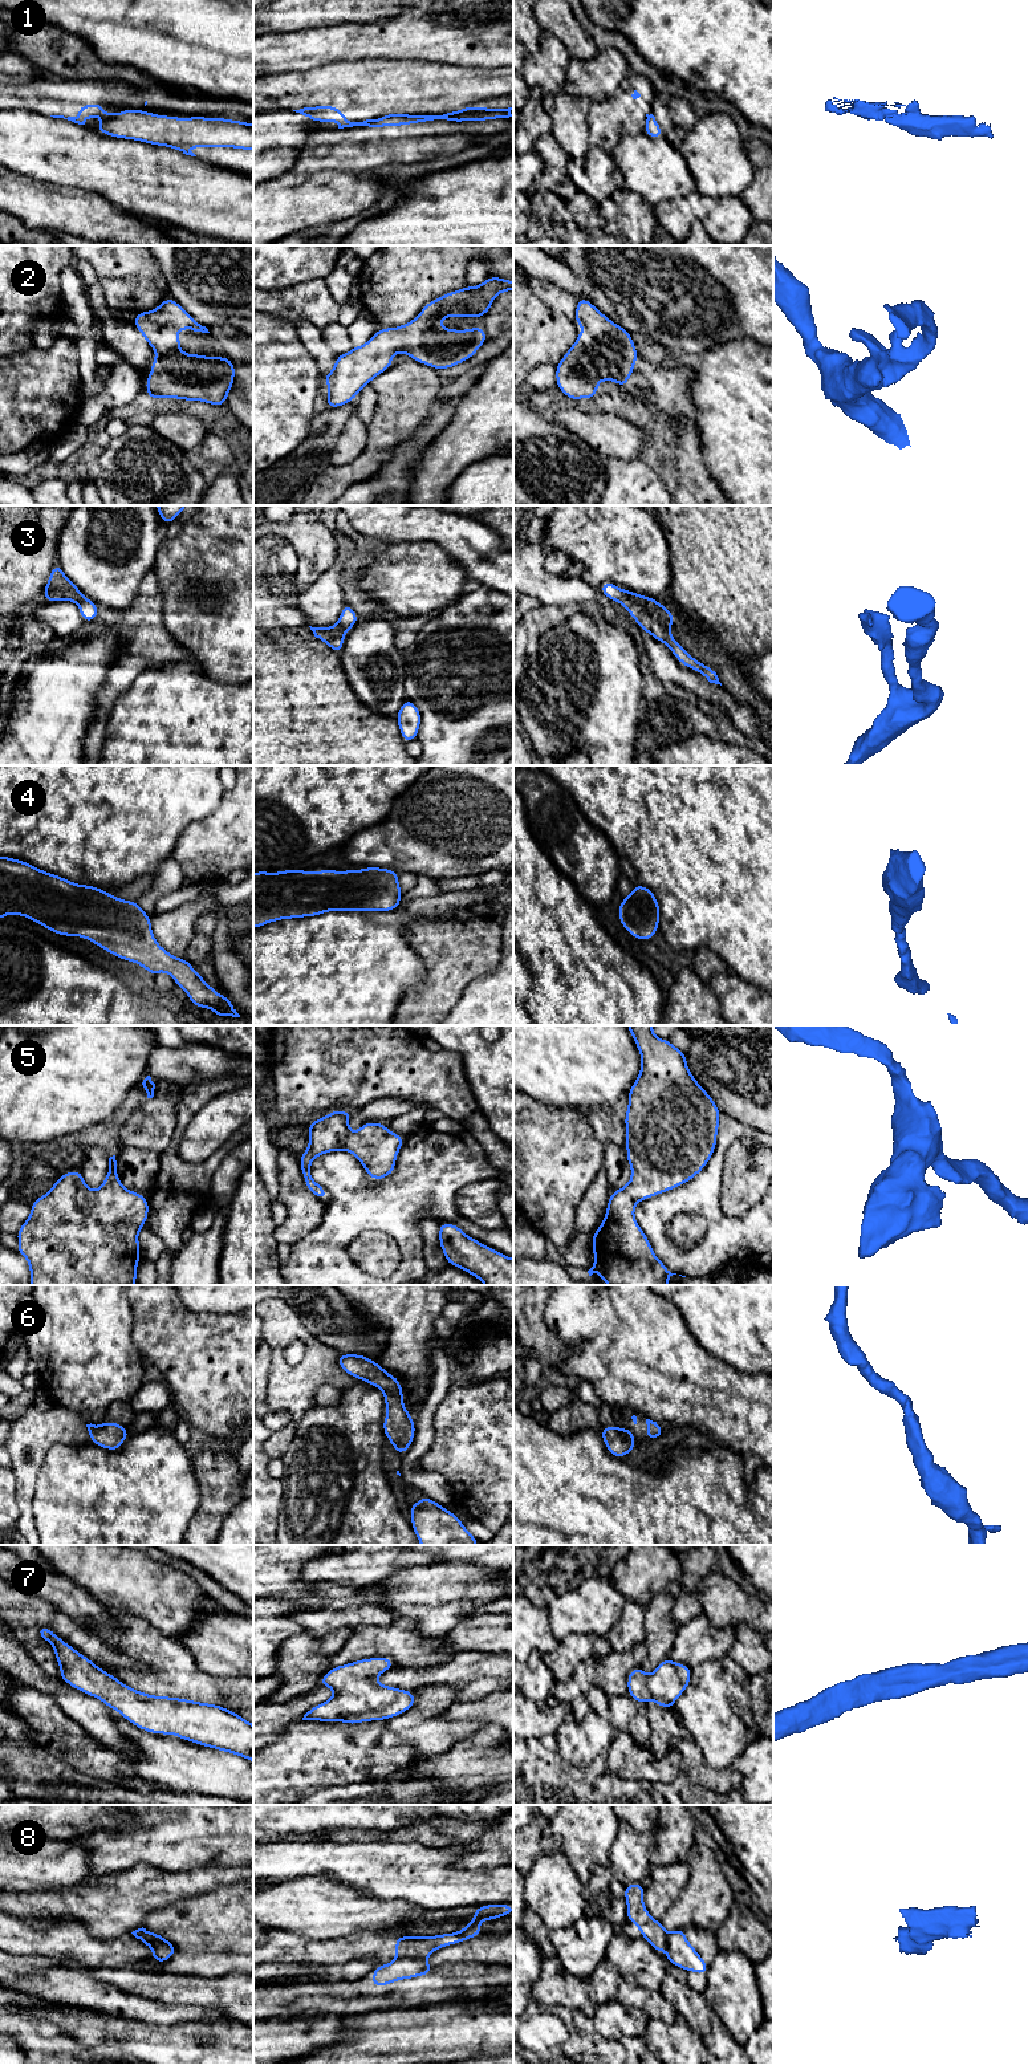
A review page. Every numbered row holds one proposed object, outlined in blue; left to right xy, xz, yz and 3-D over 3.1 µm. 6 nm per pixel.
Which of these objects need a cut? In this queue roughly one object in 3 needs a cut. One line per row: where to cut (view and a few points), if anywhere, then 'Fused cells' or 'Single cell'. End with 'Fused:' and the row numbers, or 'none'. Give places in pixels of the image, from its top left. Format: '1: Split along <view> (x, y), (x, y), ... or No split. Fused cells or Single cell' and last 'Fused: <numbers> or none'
1: Split along xz (373, 120), (357, 125). Fused cells
2: No split. Single cell
3: Split along yz (621, 589), (669, 631). Fused cells
4: No split. Single cell
5: No split. Single cell
6: No split. Single cell
7: No split. Single cell
8: Split along xy (146, 1940), (151, 1938), (167, 1942). Fused cells
Fused: 1, 3, 8

